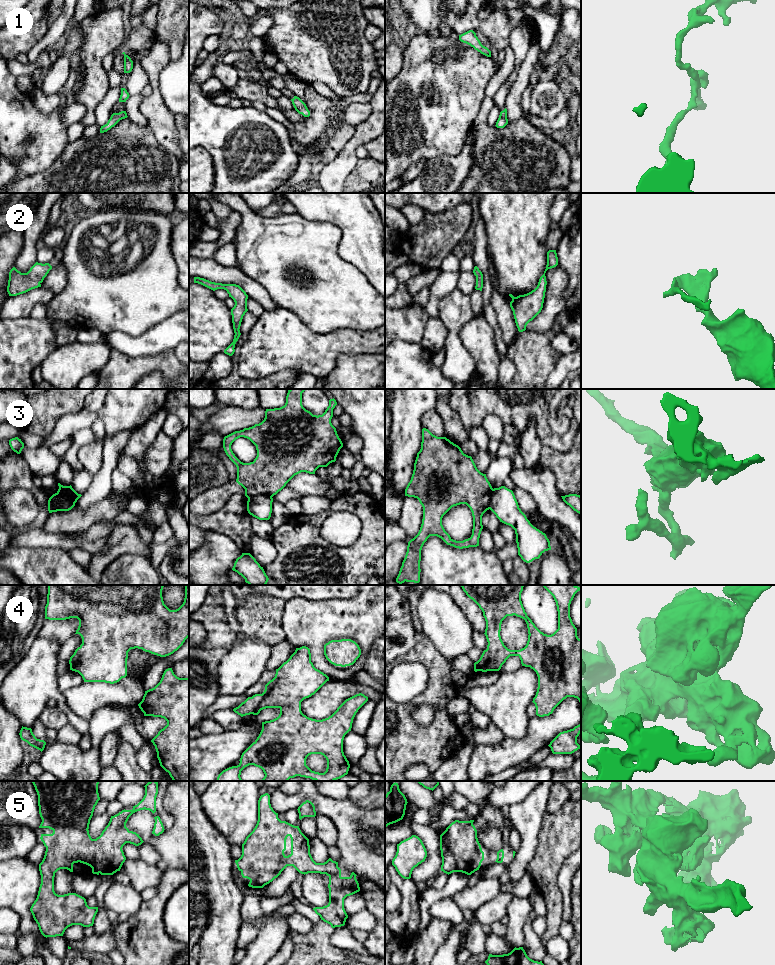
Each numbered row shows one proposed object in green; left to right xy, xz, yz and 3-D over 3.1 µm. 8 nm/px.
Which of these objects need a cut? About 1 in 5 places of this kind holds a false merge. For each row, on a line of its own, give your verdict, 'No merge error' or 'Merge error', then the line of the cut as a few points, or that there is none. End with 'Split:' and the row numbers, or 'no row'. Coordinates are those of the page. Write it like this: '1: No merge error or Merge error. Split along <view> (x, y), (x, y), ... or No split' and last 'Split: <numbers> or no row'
1: No merge error. No split
2: No merge error. No split
3: Merge error. Split along xy (68, 491), (62, 494), (60, 510)
4: No merge error. No split
5: No merge error. No split
Split: 3

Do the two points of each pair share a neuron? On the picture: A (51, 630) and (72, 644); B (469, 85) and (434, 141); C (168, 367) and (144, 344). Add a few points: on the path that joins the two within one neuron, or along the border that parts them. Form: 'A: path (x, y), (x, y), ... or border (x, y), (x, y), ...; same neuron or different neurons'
A: border (75, 634), (62, 643); different neurons
B: path (455, 99), (434, 120), (434, 127); same neuron
C: border (173, 349), (167, 349), (151, 355), (132, 357); different neurons

